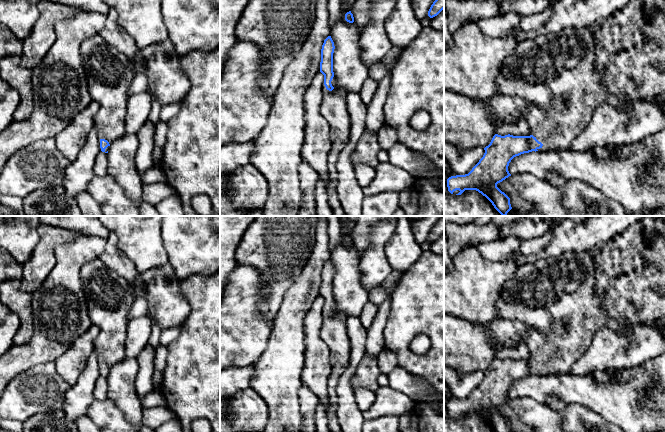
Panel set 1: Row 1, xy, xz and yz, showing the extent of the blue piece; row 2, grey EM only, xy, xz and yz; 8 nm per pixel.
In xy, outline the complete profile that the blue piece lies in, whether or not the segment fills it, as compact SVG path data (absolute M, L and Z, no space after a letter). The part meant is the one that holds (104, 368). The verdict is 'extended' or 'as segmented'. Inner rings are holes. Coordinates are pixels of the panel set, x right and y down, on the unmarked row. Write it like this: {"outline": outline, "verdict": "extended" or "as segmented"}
{"outline": "M98 257L82 266L80 276L88 308L89 318L100 332L94 340L94 351L99 359L102 376L108 377L110 368L119 363L125 356L128 312L135 299L131 284L113 270L107 268Z", "verdict": "extended"}

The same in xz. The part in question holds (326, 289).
{"outline": "M328 260L322 269L320 296L324 299L323 324L320 336L330 350L331 372L328 379L328 394L331 407L327 411L328 426L331 432L342 432L338 423L336 387L339 377L349 365L350 339L346 320L347 315L338 310L333 296L334 266Z", "verdict": "extended"}

